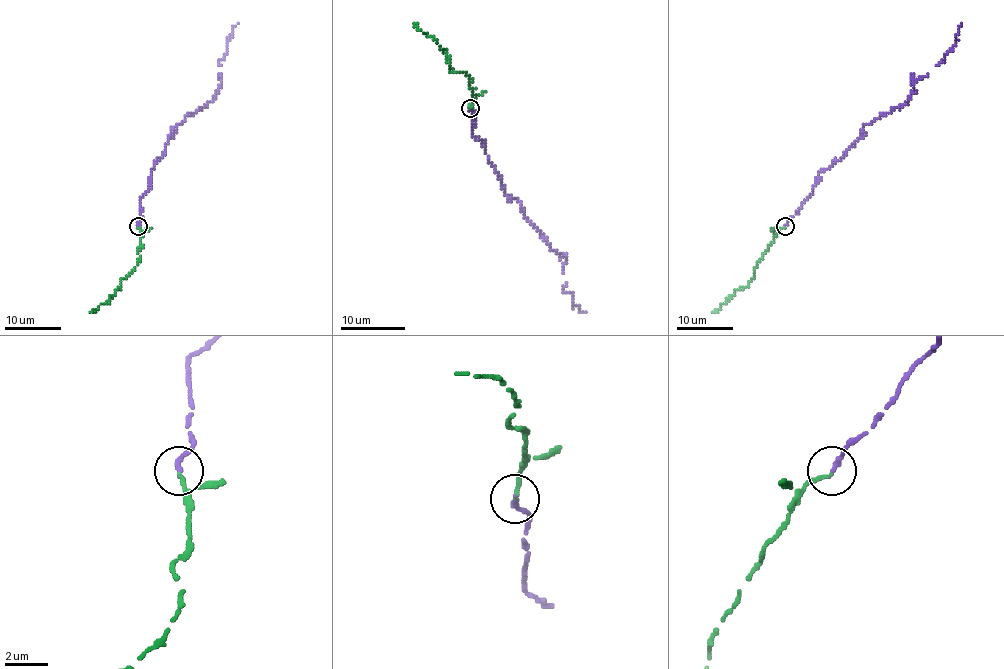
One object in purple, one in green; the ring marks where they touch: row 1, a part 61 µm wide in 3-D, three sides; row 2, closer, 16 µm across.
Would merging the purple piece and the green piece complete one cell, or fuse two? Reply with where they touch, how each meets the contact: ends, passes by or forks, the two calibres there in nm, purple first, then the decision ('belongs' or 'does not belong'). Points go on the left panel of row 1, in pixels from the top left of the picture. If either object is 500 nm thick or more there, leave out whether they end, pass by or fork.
at (138, 226); purple ends there; green ends there; 280 nm thick on the purple side, 190 nm on the other; belongs

